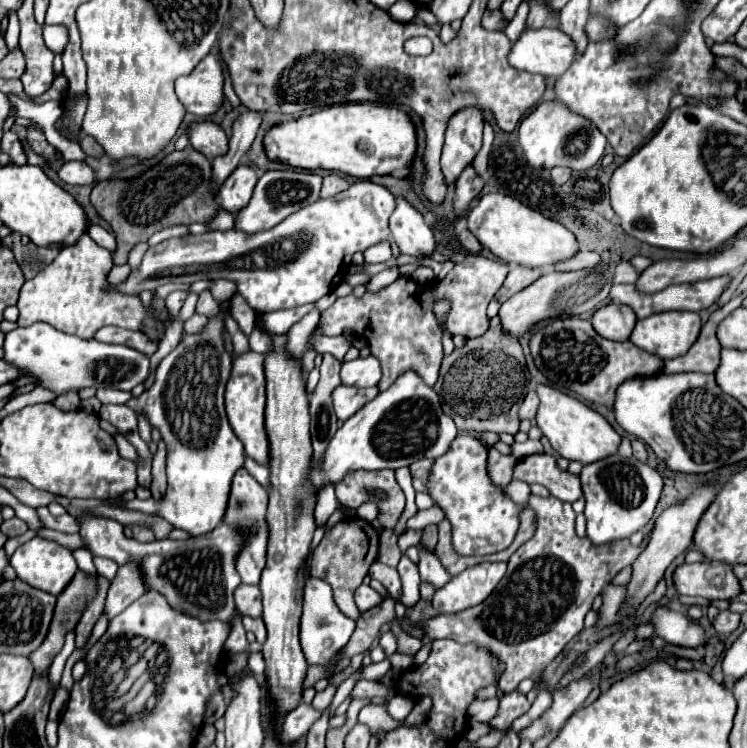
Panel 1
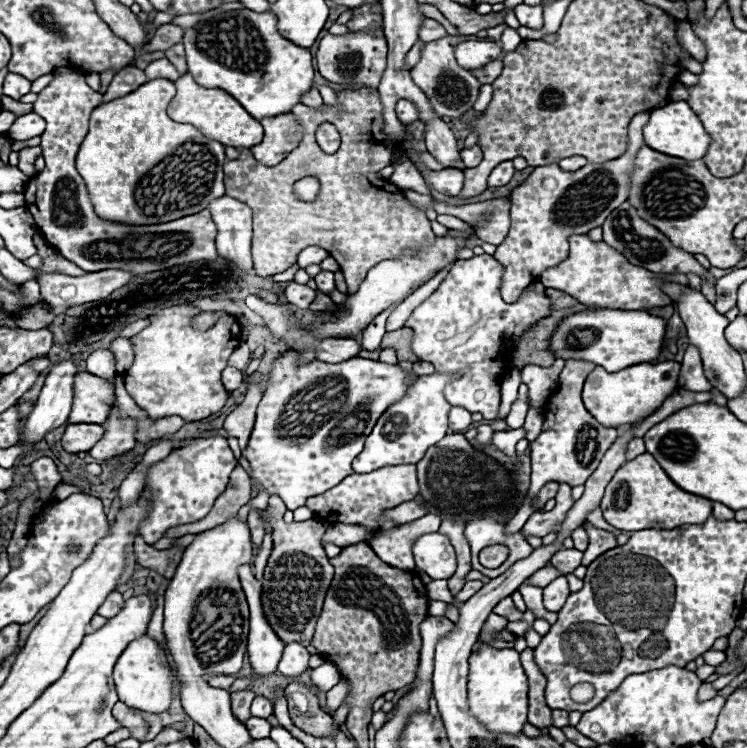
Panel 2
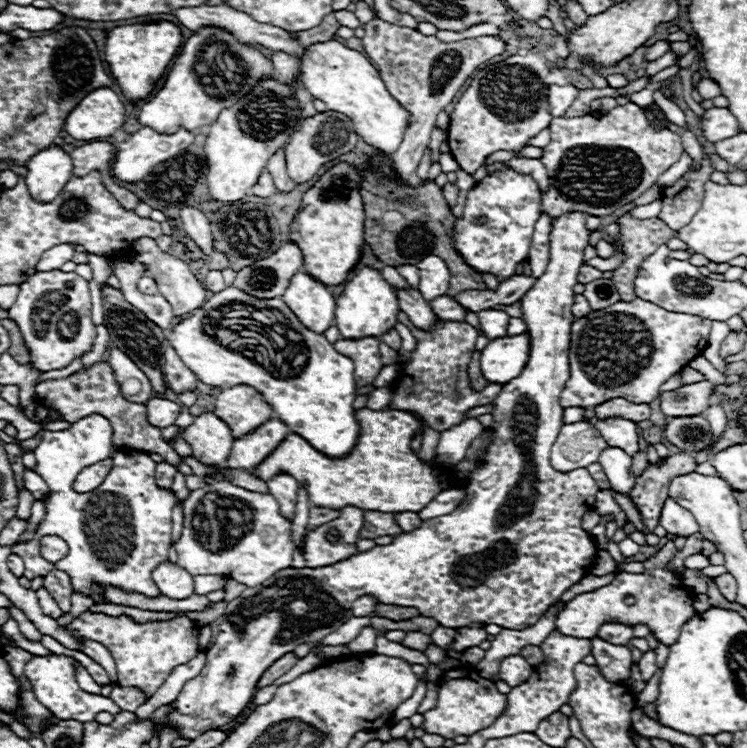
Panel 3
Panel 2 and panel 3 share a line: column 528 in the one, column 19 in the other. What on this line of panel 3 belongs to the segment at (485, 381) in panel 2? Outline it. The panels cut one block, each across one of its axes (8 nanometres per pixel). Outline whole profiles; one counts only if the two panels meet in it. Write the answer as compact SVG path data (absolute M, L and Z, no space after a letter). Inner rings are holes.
M54 270L46 274L34 274L20 286L18 300L10 308L10 320L18 324L30 350L30 362L38 370L60 370L76 356L92 350L96 328L90 320L90 306L88 282L74 272ZM70 312L76 314L78 322L70 322Z

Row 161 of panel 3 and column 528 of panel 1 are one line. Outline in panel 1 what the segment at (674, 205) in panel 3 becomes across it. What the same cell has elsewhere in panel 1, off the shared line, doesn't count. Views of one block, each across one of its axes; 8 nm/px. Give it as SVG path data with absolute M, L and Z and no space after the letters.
M520 692L504 694L504 696L500 696L498 714L494 720L490 720L490 724L494 730L506 730L506 728L510 728L512 720L526 714L528 708L530 708L530 702L526 700L524 694L520 694Z

